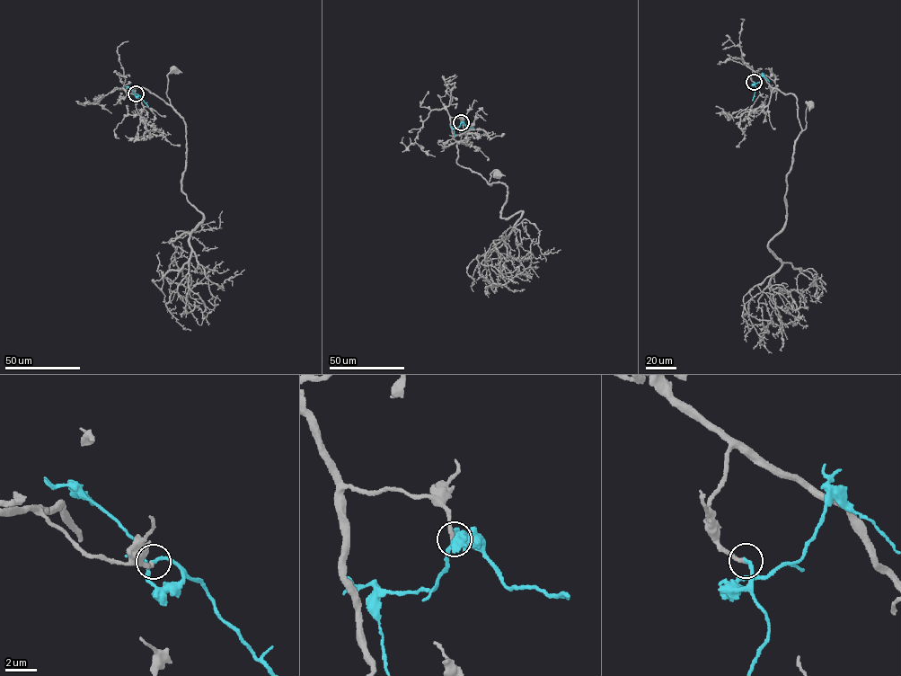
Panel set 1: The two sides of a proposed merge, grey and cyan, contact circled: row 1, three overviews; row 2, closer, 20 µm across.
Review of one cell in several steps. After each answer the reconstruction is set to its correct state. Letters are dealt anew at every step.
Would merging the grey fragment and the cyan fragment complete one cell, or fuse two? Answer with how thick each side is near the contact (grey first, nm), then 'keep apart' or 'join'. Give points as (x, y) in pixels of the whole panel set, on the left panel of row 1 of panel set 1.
240/240 nm | join

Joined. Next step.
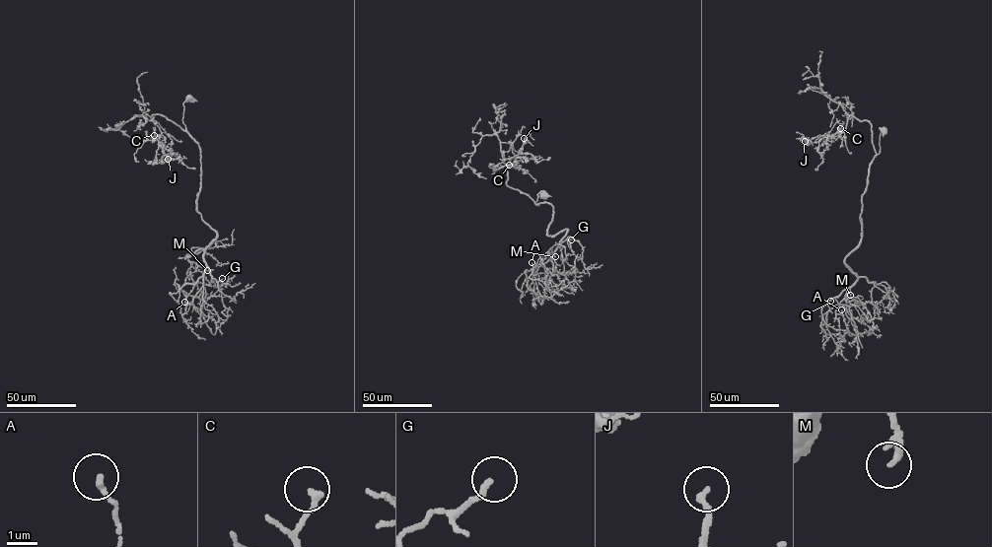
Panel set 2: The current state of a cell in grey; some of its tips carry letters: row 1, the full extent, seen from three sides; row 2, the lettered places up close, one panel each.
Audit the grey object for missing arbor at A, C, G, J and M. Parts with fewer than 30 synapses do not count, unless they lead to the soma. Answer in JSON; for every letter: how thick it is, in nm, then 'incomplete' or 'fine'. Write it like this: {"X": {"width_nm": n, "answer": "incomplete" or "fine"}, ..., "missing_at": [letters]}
{"A": {"width_nm": 170, "answer": "fine"}, "C": {"width_nm": 180, "answer": "fine"}, "G": {"width_nm": 200, "answer": "fine"}, "J": {"width_nm": 220, "answer": "fine"}, "M": {"width_nm": 220, "answer": "fine"}, "missing_at": []}

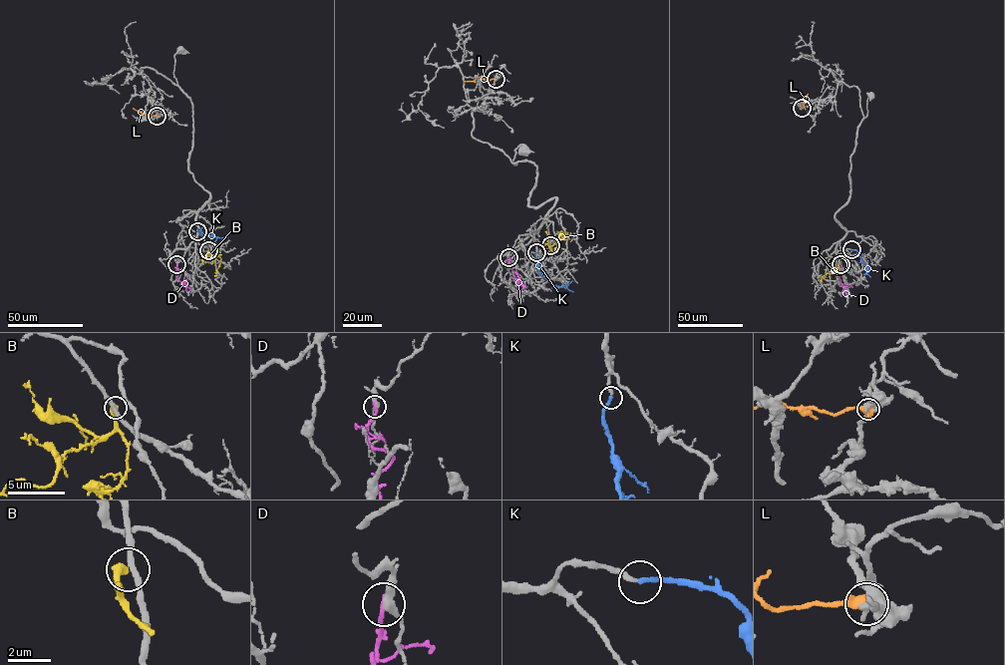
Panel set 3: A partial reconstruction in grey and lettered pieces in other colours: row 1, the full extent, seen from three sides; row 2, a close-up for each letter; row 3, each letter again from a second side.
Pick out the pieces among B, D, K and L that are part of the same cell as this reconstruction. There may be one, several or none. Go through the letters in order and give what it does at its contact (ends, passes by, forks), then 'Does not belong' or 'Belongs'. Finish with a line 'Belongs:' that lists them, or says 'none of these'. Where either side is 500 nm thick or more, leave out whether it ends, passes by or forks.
B: It ends there. Does not belong
D: It ends there. Does not belong
K: It ends there. Belongs
L: Does not belong
Belongs: K

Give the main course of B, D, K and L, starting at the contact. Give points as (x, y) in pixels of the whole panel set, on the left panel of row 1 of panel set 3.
B: (208, 250), (208, 255), (221, 259), (214, 276)
D: (177, 264), (178, 280), (185, 284), (184, 280)
K: (197, 230), (201, 235), (227, 236)
L: (157, 116), (133, 108)

